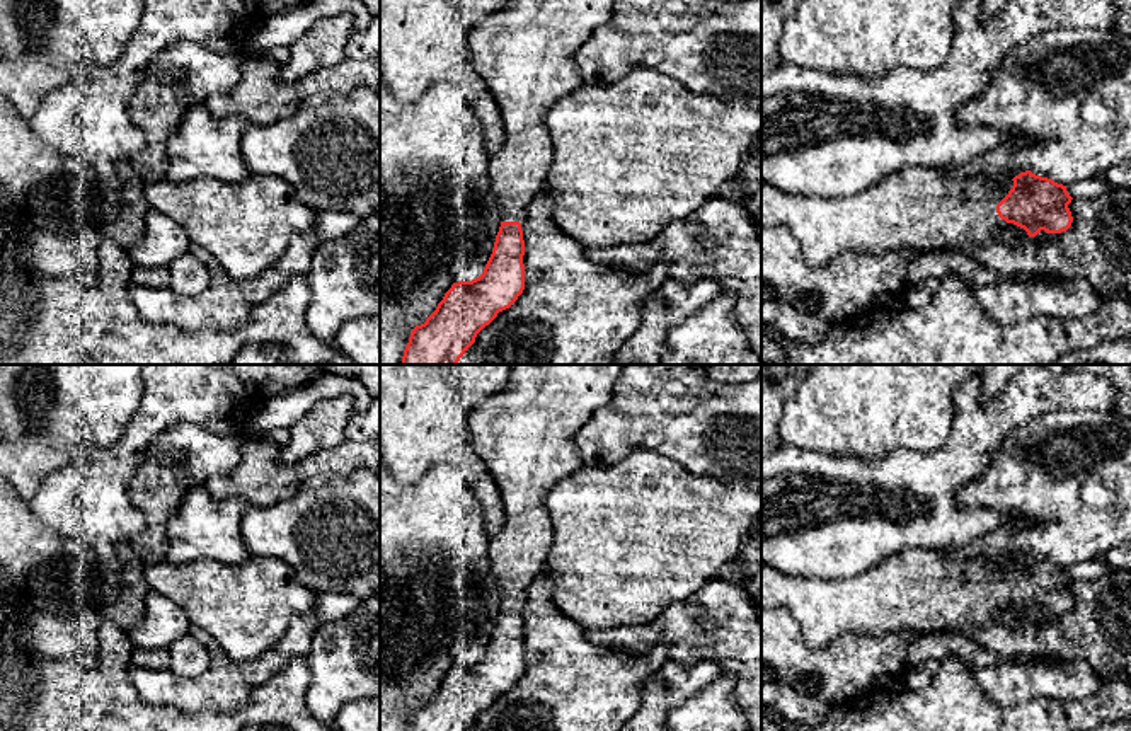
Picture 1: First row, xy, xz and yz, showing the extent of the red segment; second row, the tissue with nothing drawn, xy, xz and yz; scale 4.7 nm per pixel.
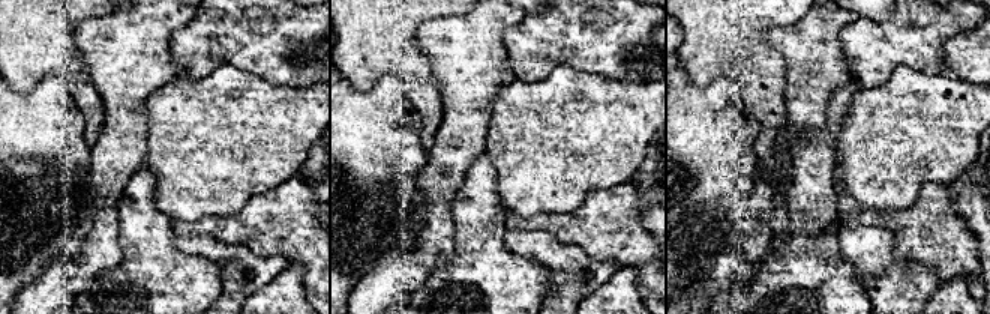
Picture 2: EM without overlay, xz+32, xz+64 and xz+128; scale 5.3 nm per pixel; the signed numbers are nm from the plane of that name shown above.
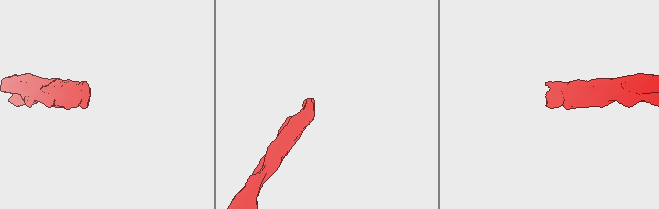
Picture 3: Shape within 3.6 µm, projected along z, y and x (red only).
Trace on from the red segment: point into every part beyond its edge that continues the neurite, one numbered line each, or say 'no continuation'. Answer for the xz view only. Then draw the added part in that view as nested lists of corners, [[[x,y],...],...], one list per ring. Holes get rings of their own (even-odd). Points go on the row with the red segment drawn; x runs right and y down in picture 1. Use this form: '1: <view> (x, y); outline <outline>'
1: xz (527, 53); outline [[[509,0],[501,12],[475,24],[470,39],[474,63],[497,101],[506,130],[504,147],[489,158],[489,201],[501,222],[521,222],[530,203],[542,193],[552,162],[548,112],[562,97],[584,85],[576,55],[588,36],[608,20],[613,3],[615,0]]]

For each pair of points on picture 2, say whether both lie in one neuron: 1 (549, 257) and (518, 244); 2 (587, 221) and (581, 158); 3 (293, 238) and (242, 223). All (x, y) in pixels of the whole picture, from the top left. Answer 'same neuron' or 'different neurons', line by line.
1: same neuron
2: different neurons
3: same neuron

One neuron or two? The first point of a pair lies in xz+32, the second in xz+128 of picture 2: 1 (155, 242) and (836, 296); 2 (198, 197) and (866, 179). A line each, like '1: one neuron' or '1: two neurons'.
1: one neuron
2: one neuron

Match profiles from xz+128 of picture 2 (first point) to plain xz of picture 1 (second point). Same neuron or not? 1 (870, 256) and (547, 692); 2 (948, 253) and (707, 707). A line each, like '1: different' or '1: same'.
1: different
2: different

